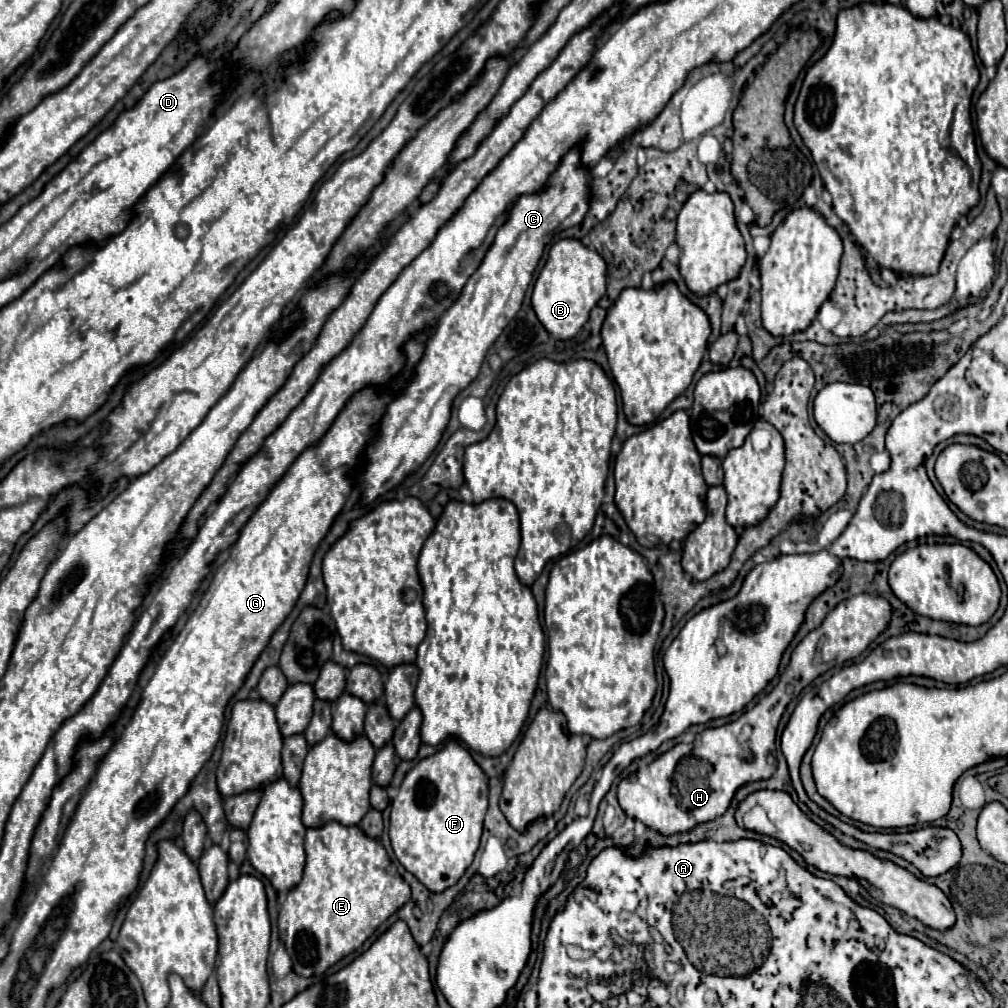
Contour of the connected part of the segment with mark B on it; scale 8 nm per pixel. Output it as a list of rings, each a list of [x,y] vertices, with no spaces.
[[[560,239],[550,247],[546,265],[542,267],[534,283],[532,307],[538,321],[546,327],[550,335],[554,335],[556,339],[570,339],[588,321],[590,309],[598,303],[598,299],[604,293],[606,293],[604,259],[594,249],[582,245],[578,239]]]

